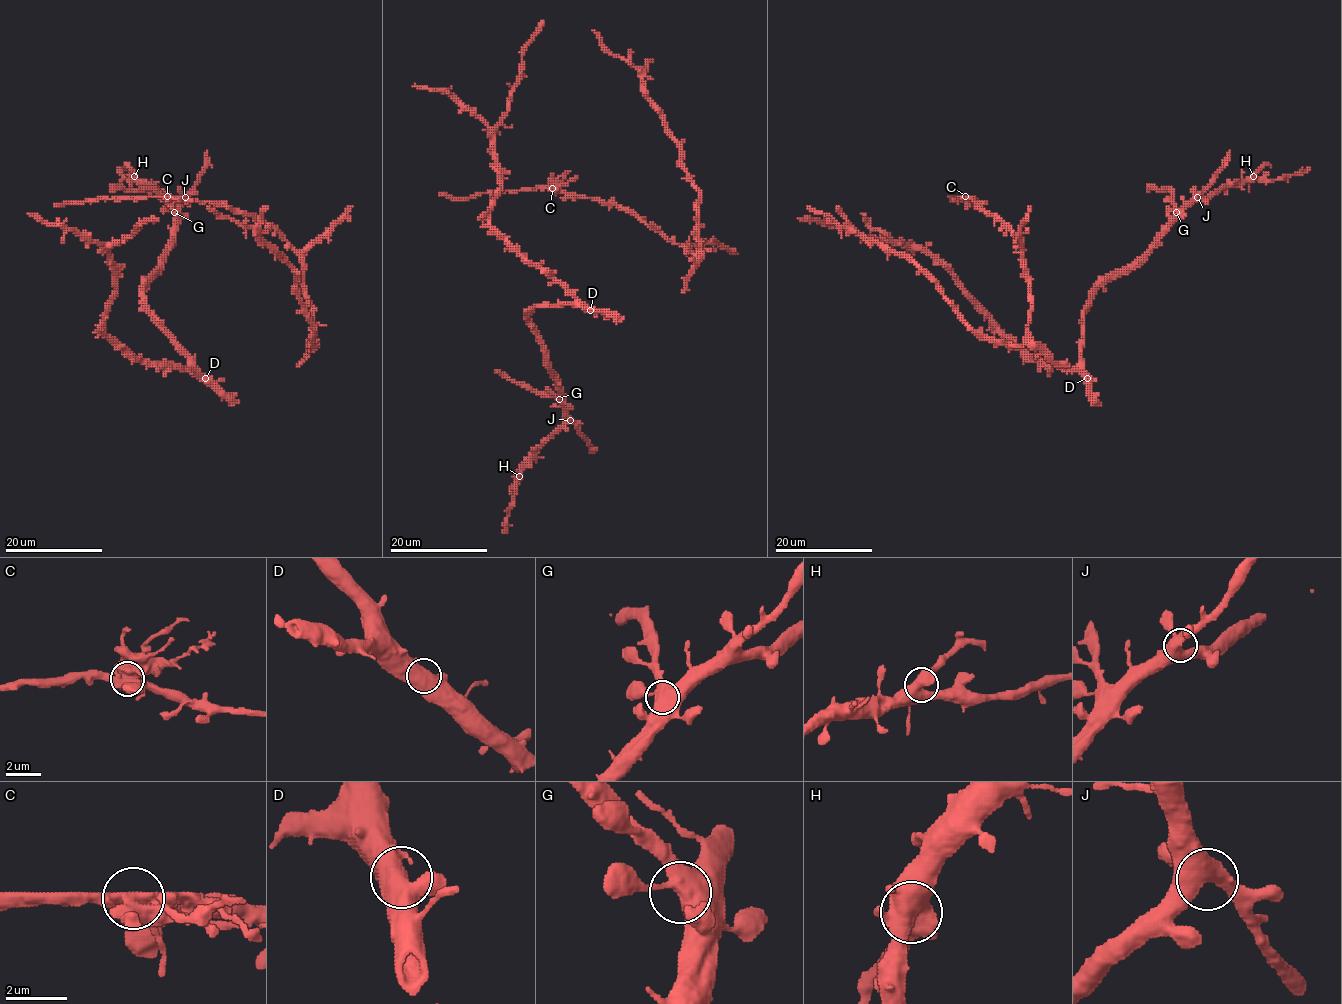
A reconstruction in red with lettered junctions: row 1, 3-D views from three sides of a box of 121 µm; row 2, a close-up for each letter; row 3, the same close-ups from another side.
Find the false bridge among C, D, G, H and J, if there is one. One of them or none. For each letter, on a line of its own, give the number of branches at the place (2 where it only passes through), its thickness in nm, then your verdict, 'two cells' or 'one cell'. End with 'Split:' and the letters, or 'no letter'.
C: branches 3; calibre 600 nm; two cells
D: branches 3; calibre 550 nm; one cell
G: branches 3; calibre 550 nm; one cell
H: branches 3; calibre 500 nm; one cell
J: branches 3; calibre 500 nm; one cell
Split: C

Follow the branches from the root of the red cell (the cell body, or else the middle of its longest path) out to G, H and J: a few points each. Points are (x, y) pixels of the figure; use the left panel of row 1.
G: (147, 220), (109, 247), (114, 298), (104, 332), (142, 361), (188, 368), (188, 355), (145, 295), (174, 212)
H: (147, 220), (109, 247), (114, 298), (104, 332), (142, 361), (188, 368), (145, 295), (180, 202), (134, 176)
J: (147, 220), (109, 247), (114, 298), (104, 332), (142, 361), (188, 368), (188, 355), (145, 295), (185, 197)

